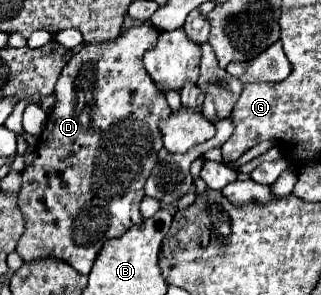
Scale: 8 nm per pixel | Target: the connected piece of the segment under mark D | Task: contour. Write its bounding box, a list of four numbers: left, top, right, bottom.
[18,23,170,275]

